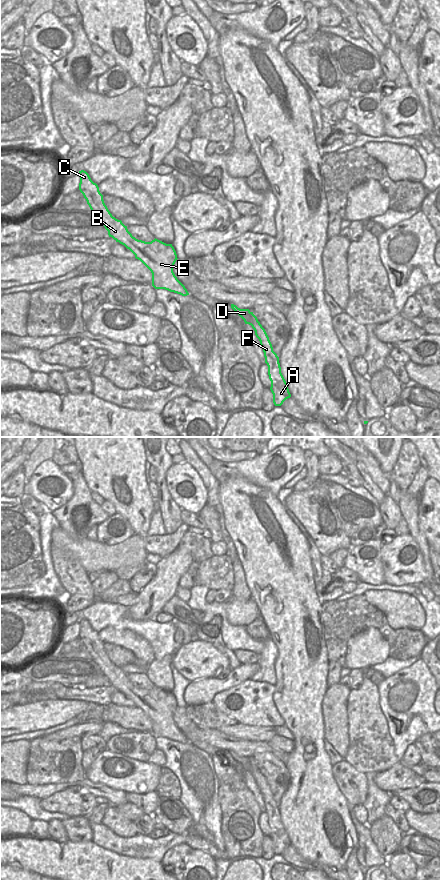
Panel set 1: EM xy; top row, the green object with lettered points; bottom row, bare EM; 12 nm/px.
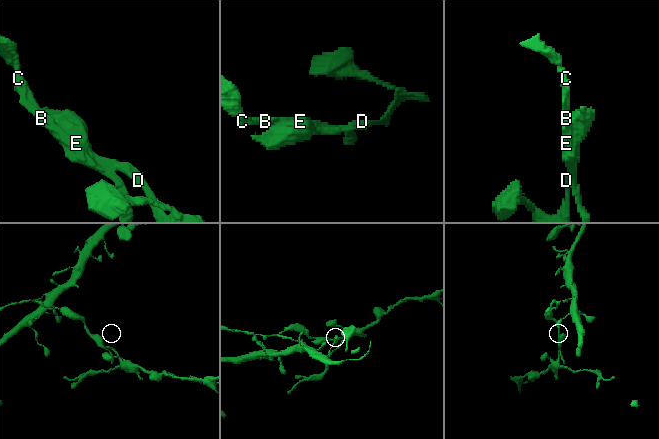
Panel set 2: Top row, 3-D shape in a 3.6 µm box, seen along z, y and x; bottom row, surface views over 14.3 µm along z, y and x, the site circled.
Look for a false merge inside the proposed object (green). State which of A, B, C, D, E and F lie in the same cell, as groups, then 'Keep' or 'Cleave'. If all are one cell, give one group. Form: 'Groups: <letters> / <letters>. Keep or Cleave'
Groups: A / B C D E F. Cleave.

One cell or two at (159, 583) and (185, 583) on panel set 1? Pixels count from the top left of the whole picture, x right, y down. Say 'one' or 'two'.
two

